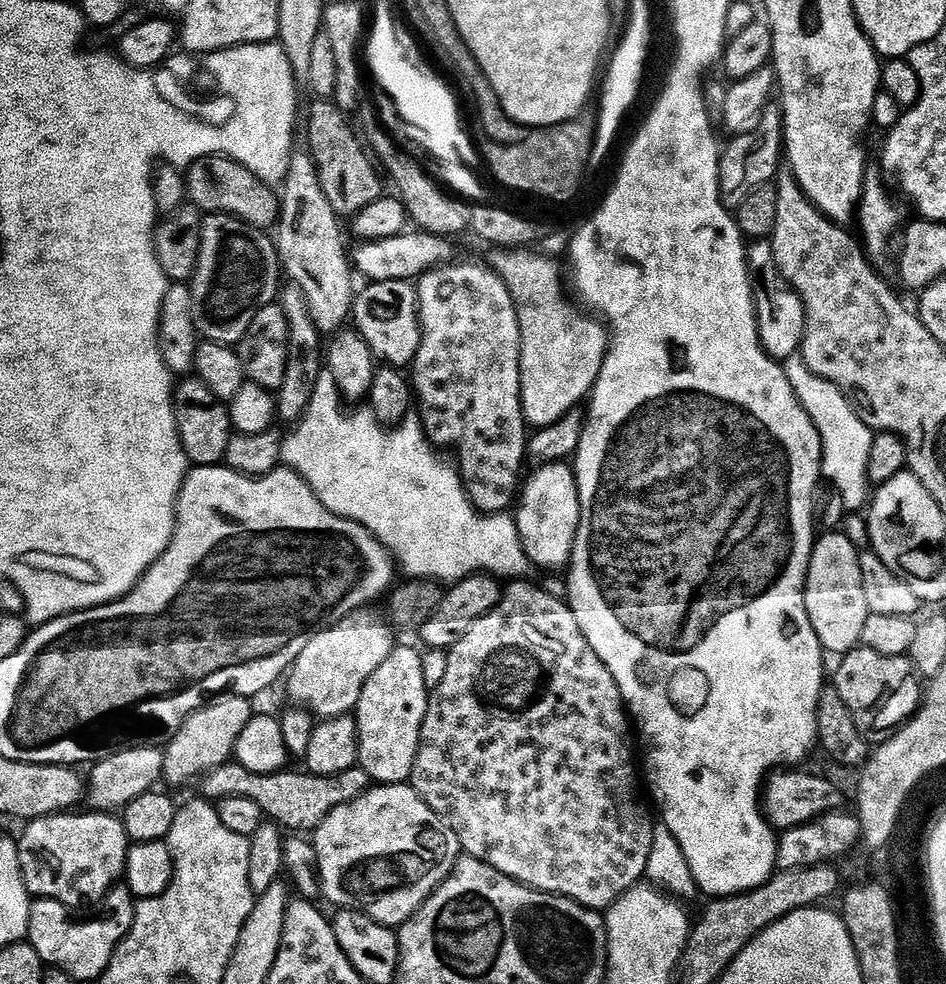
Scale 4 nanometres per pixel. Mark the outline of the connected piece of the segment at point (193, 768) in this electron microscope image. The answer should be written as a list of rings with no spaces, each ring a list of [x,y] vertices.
[[[235,694],[225,695],[212,703],[206,704],[193,715],[188,716],[187,722],[181,726],[178,734],[169,741],[163,762],[165,783],[182,786],[192,778],[199,779],[233,759],[242,730],[254,715],[251,706],[253,703],[247,697]]]

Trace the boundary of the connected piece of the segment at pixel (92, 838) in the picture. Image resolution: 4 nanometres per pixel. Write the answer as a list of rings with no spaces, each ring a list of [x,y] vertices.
[[[93,810],[88,814],[78,813],[56,813],[29,821],[17,841],[23,880],[31,897],[60,901],[73,910],[82,902],[86,906],[96,907],[103,903],[108,893],[125,879],[130,849],[128,831],[119,815]]]

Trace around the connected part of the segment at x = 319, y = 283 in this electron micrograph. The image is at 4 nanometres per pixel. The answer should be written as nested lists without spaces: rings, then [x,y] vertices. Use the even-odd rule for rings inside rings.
[[[304,146],[292,151],[287,178],[280,192],[281,212],[276,228],[277,252],[288,279],[302,293],[315,325],[323,335],[338,332],[349,321],[356,297],[354,268],[344,246],[340,217],[321,188],[311,153]]]

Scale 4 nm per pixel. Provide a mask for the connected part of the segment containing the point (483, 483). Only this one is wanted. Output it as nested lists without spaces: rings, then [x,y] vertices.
[[[449,262],[439,268],[432,269],[425,276],[421,276],[416,284],[416,293],[420,303],[420,349],[415,360],[410,365],[410,379],[415,403],[424,411],[422,423],[424,434],[432,441],[437,449],[456,448],[460,455],[458,471],[468,490],[468,497],[472,499],[475,508],[485,514],[504,514],[517,503],[518,493],[522,488],[520,471],[526,467],[530,425],[524,418],[522,406],[522,370],[520,369],[520,355],[522,354],[522,338],[520,337],[520,323],[516,313],[516,304],[512,301],[510,290],[506,282],[487,263],[484,264],[456,264]]]

